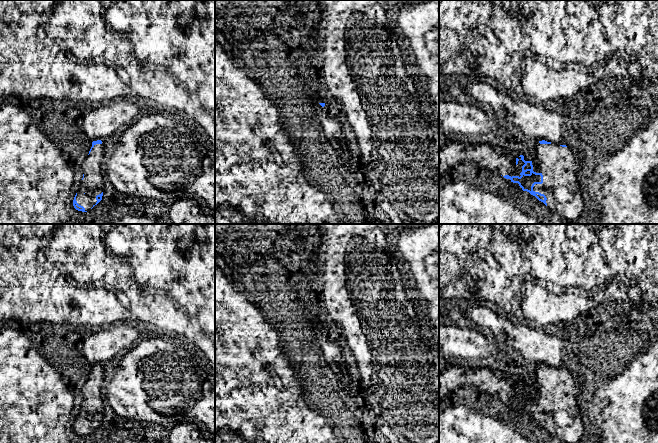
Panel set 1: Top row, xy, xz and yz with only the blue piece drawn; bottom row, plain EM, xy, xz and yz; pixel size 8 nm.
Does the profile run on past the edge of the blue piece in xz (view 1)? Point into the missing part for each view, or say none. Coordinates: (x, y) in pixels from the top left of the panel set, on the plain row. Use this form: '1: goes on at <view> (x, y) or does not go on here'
1: does not go on here

